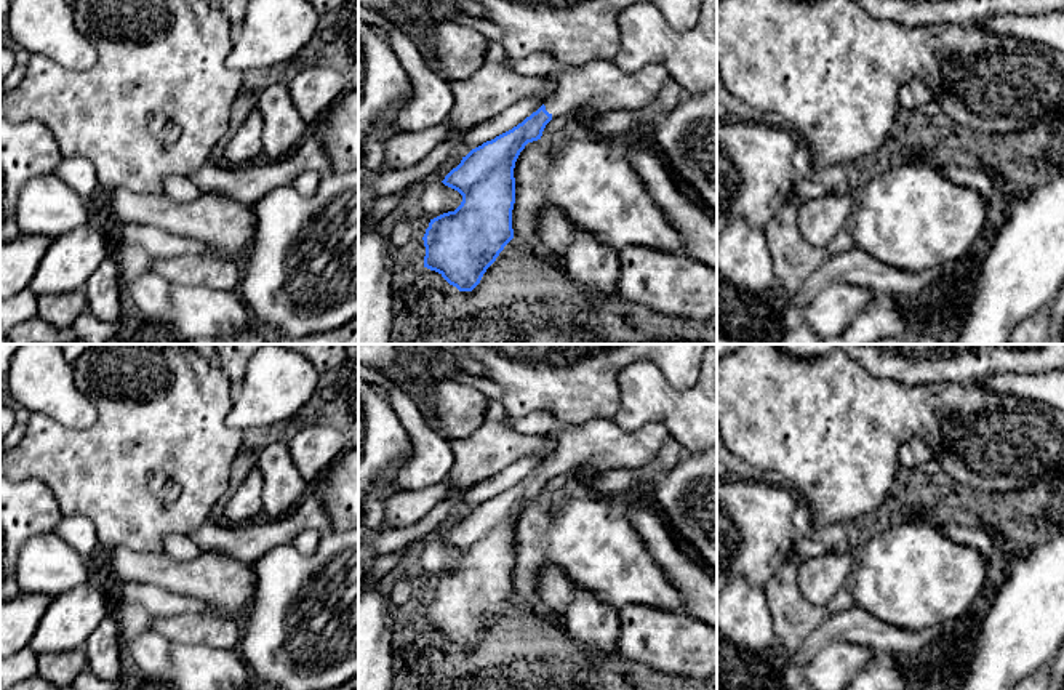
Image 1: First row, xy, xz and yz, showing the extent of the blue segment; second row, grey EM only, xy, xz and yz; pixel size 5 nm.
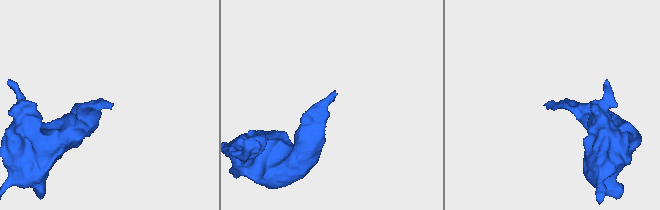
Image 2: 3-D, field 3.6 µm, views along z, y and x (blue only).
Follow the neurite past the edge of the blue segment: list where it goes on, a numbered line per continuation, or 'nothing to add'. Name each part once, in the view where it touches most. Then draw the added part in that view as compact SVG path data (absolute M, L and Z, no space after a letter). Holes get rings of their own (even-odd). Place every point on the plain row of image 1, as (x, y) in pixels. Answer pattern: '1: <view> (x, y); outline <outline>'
1: xz (591, 447); outline M610 419L562 424L557 437L560 445L544 464L552 477L640 467L656 459L670 439L661 423L648 423L635 432L626 432Z

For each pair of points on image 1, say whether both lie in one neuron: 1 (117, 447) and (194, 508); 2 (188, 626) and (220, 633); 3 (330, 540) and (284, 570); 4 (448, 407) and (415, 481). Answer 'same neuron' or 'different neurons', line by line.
1: same neuron
2: same neuron
3: same neuron
4: different neurons

